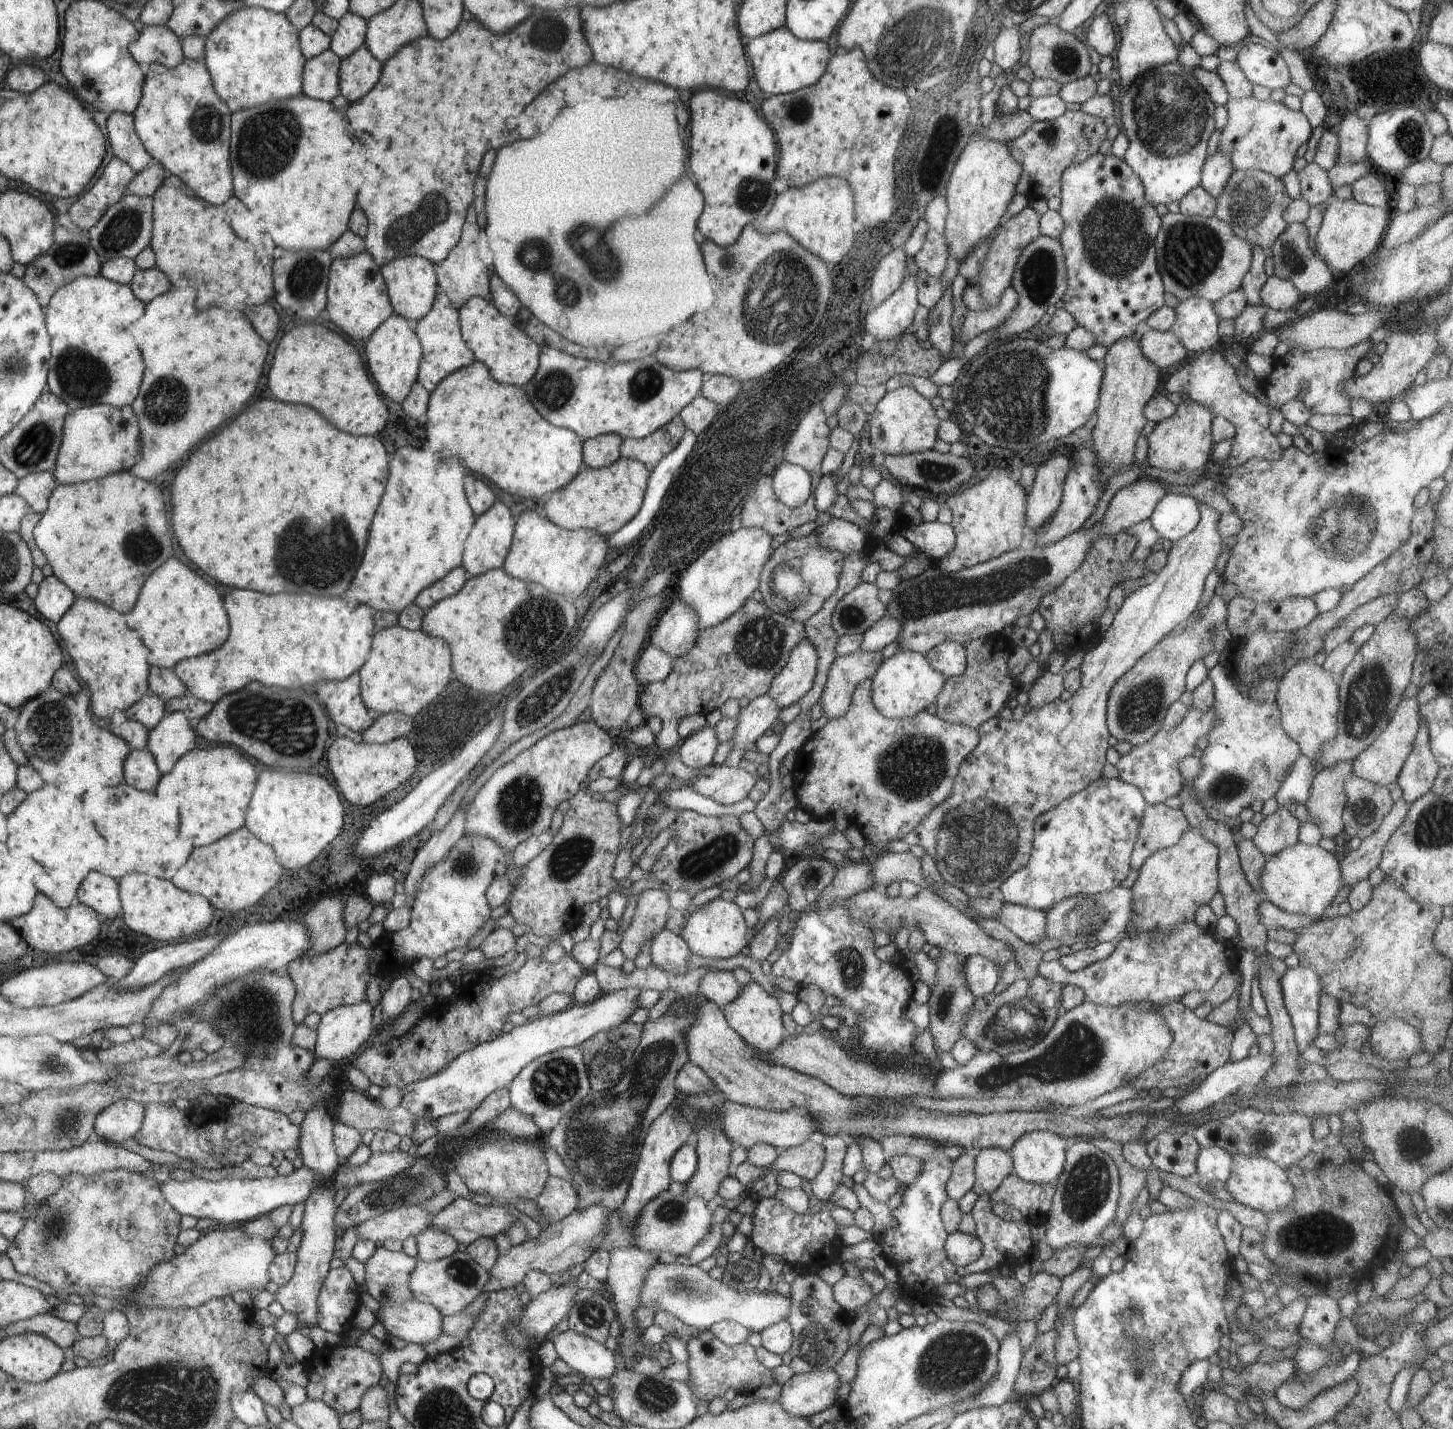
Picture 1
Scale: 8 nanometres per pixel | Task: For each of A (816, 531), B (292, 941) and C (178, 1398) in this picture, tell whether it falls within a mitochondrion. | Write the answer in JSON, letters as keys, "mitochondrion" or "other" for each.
{"A":"other","B":"other","C":"mitochondrion"}

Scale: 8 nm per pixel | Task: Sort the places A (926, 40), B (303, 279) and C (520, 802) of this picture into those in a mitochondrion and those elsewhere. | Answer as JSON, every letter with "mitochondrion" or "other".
{"A":"mitochondrion","B":"mitochondrion","C":"mitochondrion"}

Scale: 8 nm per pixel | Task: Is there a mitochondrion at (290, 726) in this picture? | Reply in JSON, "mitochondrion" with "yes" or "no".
{"mitochondrion":"yes"}

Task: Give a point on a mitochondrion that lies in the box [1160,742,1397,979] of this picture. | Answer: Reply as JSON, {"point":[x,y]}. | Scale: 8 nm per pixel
{"point":[1228,786]}

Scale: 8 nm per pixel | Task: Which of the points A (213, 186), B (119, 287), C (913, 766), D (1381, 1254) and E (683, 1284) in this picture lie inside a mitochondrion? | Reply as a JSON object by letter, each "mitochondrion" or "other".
{"A":"other","B":"other","C":"mitochondrion","D":"other","E":"mitochondrion"}

